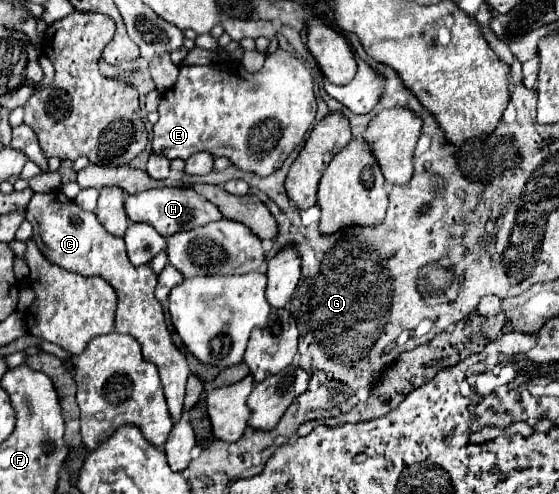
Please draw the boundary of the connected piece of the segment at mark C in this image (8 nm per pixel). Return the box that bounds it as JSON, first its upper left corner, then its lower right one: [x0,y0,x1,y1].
[27,190,189,422]

